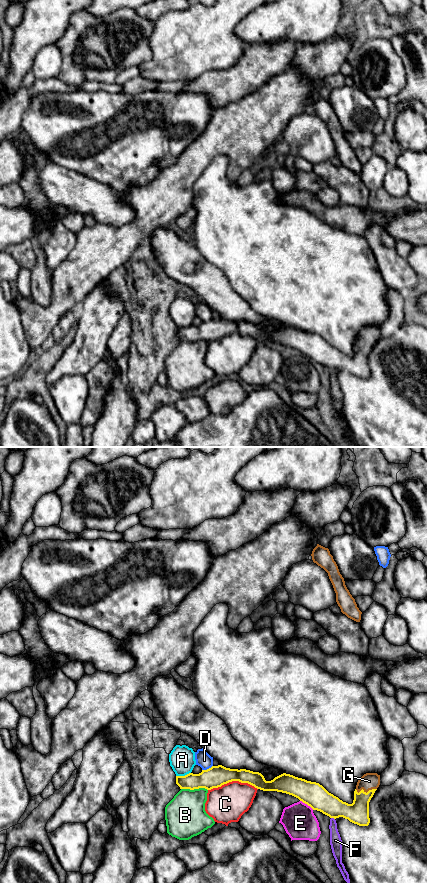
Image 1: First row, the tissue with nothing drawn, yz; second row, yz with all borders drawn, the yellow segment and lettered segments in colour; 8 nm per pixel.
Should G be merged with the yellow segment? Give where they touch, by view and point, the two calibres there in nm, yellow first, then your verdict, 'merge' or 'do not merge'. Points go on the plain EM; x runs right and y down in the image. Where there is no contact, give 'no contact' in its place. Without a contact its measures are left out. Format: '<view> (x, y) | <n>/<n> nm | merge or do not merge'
yz (365, 344) | 180/140 nm | merge

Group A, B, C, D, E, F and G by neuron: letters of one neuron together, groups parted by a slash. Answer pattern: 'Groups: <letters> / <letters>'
Groups: A / B / C / D / E / F / G

